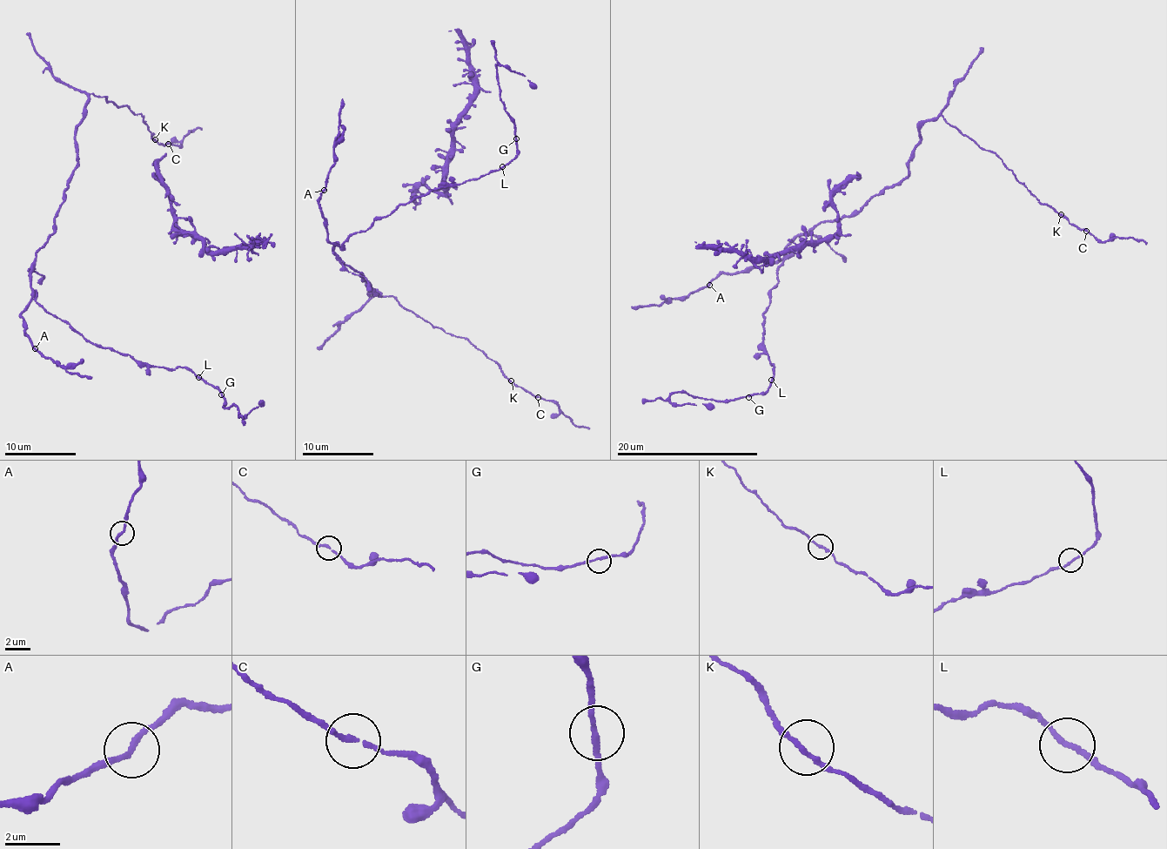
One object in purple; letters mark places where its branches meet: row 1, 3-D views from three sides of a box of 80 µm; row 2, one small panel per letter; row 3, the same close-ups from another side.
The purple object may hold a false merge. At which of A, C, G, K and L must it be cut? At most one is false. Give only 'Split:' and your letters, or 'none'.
Split: none

